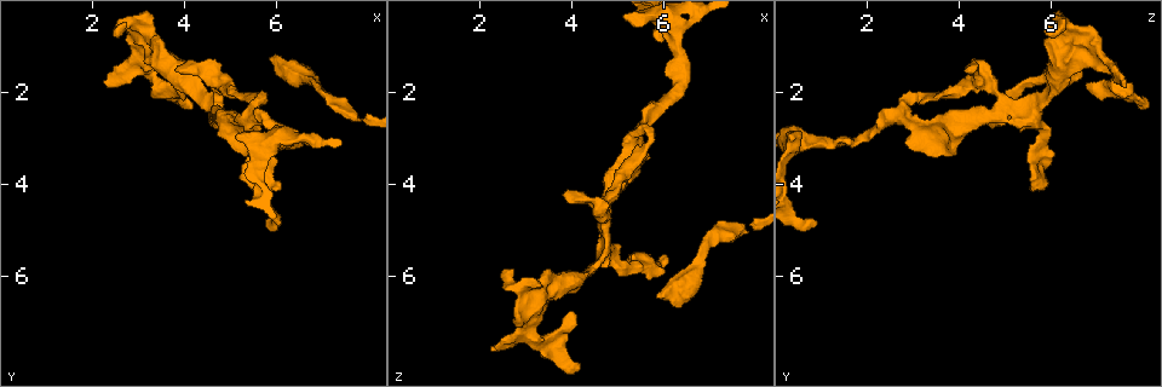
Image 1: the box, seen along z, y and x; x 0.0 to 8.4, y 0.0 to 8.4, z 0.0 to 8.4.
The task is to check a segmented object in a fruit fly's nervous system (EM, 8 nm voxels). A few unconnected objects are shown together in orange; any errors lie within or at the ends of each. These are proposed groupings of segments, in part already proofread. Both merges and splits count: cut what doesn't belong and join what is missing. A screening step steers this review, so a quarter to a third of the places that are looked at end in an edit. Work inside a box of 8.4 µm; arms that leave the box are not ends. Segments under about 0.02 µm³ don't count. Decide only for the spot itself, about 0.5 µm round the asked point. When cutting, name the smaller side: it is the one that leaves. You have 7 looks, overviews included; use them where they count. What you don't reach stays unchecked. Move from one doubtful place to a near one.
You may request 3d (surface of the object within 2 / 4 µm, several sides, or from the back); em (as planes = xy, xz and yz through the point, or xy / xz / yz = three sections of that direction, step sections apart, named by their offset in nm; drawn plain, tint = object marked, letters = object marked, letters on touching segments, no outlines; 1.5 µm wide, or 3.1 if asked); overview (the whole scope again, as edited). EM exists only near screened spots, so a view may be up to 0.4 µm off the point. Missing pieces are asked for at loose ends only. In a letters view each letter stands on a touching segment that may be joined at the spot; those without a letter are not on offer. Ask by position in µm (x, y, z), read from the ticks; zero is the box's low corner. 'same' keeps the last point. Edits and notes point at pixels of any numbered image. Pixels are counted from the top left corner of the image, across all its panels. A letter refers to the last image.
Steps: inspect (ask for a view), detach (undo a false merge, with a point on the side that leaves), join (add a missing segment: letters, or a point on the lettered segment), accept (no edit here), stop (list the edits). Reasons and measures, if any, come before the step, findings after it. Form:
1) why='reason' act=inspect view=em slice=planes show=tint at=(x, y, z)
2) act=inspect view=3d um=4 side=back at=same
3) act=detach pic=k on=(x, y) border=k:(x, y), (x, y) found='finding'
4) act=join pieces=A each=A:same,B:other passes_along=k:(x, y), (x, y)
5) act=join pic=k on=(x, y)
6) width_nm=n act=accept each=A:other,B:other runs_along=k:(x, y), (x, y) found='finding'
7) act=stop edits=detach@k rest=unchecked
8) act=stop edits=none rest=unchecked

why='an open end' act=inspect view=em slice=planes show=tint at=(2.40, 1.90, 7.60)

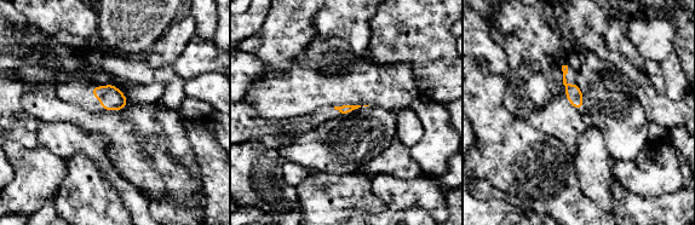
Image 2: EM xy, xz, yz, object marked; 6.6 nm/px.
act=inspect view=em slice=planes show=letters at=same

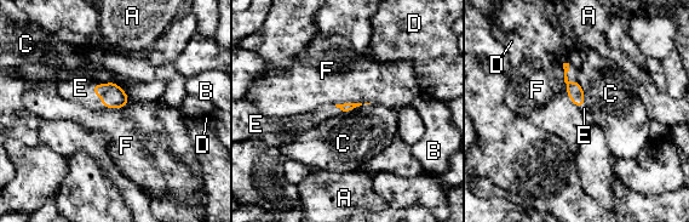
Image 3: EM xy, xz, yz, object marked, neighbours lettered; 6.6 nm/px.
act=join pieces=E each=A:other,B:other,C:other,D:other,E:same,F:other passes_along=3:(113, 96), (98, 95), (80, 87) found='it goes on there'

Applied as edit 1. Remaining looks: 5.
act=inspect view=overview

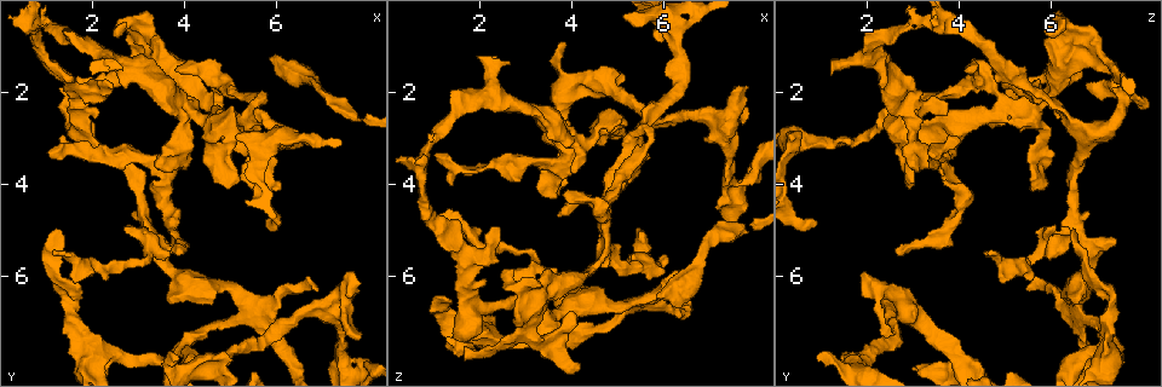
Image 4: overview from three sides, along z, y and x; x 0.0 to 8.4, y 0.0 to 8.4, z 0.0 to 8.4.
act=inspect view=em slice=planes show=letters at=(5.85, 1.25, 6.45)

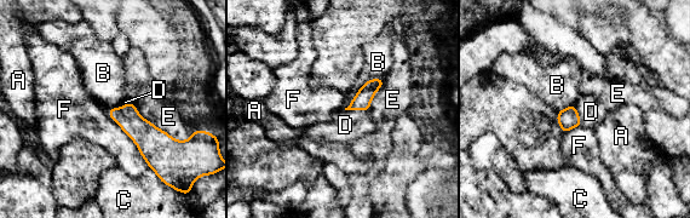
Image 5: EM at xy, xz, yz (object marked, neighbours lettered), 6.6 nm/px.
act=join pieces=D each=A:other,B:other,C:other,D:same,E:other,F:other found='it goes on there'

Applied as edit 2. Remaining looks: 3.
why='redraw' act=inspect view=overview

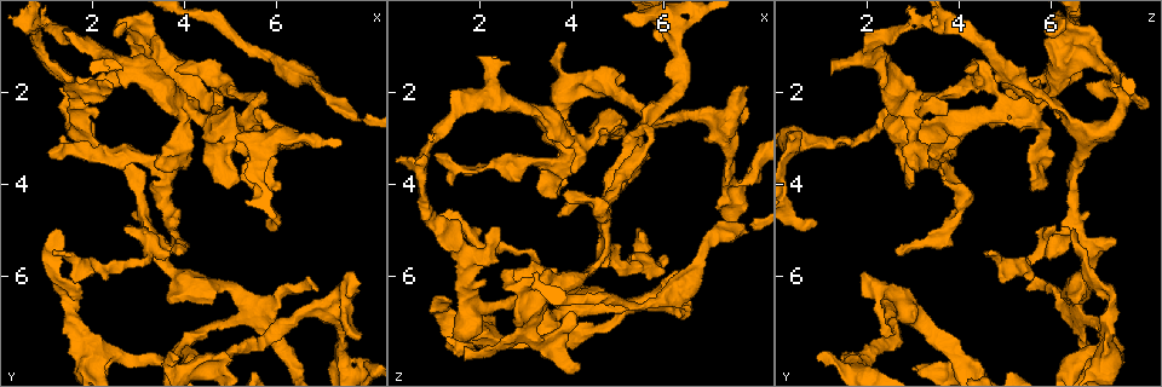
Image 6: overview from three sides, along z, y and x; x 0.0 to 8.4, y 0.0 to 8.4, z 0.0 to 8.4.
why='branch stops here' act=inspect view=em slice=xy step=8 show=letters at=(2.70, 4.95, 5.85)

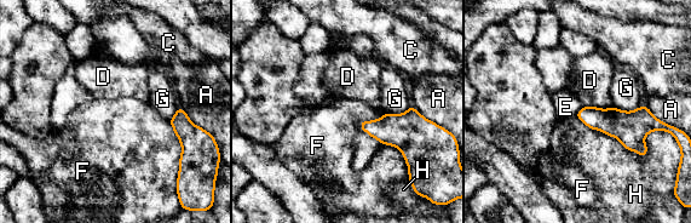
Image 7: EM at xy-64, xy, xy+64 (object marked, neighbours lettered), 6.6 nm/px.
longest_contact=H:600nm act=accept each=A:other,C:other,D:other,E:other,F:other,G:other,H:other border=7:(168, 120), (180, 143), (179, 164) found='no lettered segment goes on from it'

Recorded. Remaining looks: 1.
act=stop edits=join@3,join@5 rest=unchecked

